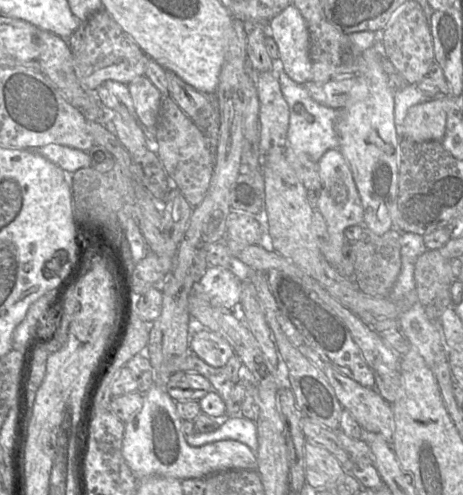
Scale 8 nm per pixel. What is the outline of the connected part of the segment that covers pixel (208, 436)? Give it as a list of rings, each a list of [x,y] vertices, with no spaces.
[[[228,418],[217,430],[210,433],[198,433],[187,437],[186,442],[192,447],[200,447],[208,443],[222,440],[235,440],[248,446],[256,455],[258,464],[258,432],[257,424],[247,418]]]

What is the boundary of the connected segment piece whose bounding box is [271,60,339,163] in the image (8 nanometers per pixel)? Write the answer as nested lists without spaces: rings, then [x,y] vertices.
[[[272,60],[271,71],[278,76],[281,91],[289,106],[288,146],[307,154],[318,163],[328,150],[338,148],[336,121],[338,121],[339,110],[316,102],[308,93],[305,85],[295,82],[285,73],[281,60]]]

